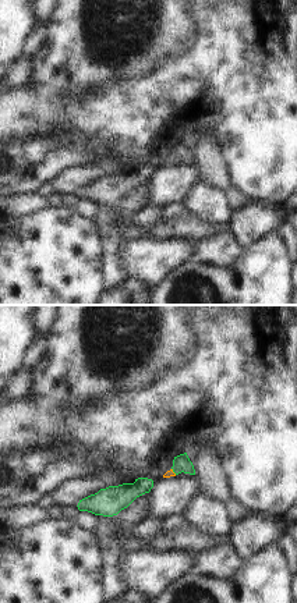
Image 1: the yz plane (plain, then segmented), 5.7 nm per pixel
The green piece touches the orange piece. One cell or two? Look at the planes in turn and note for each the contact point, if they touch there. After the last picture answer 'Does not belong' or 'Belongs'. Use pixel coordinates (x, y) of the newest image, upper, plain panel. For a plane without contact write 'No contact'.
Touches green at (173, 159).

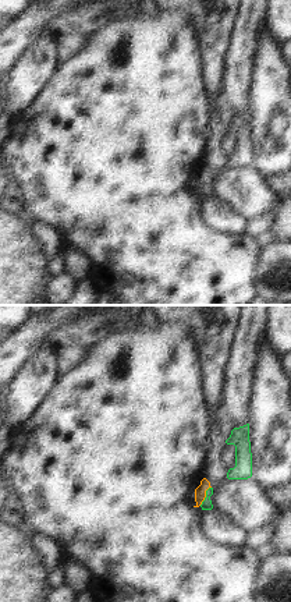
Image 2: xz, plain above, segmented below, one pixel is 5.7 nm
Touches green at (206, 184).

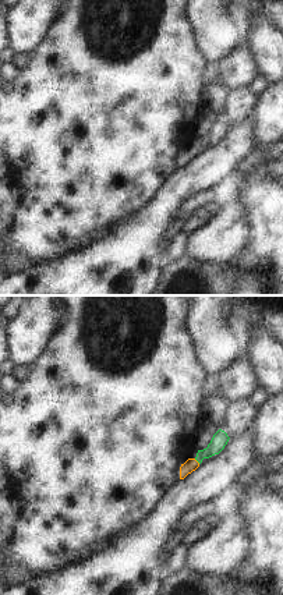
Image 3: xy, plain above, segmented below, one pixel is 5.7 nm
Touches green at (197, 148).

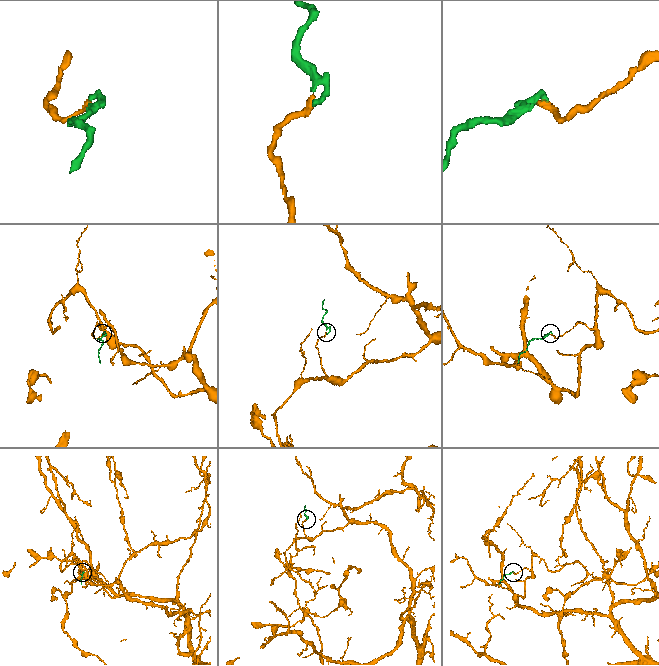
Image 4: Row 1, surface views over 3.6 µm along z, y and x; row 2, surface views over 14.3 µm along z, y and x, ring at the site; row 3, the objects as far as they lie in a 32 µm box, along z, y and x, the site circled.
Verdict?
Belongs.

